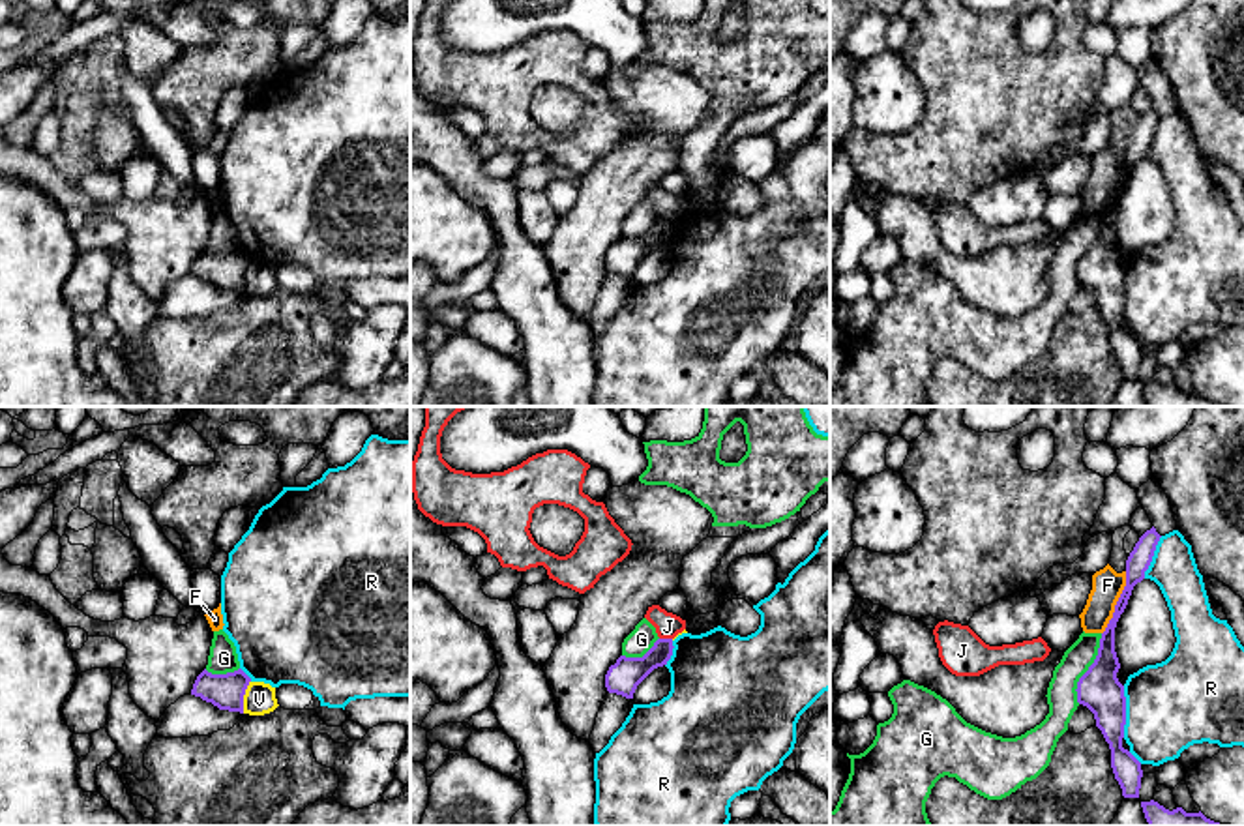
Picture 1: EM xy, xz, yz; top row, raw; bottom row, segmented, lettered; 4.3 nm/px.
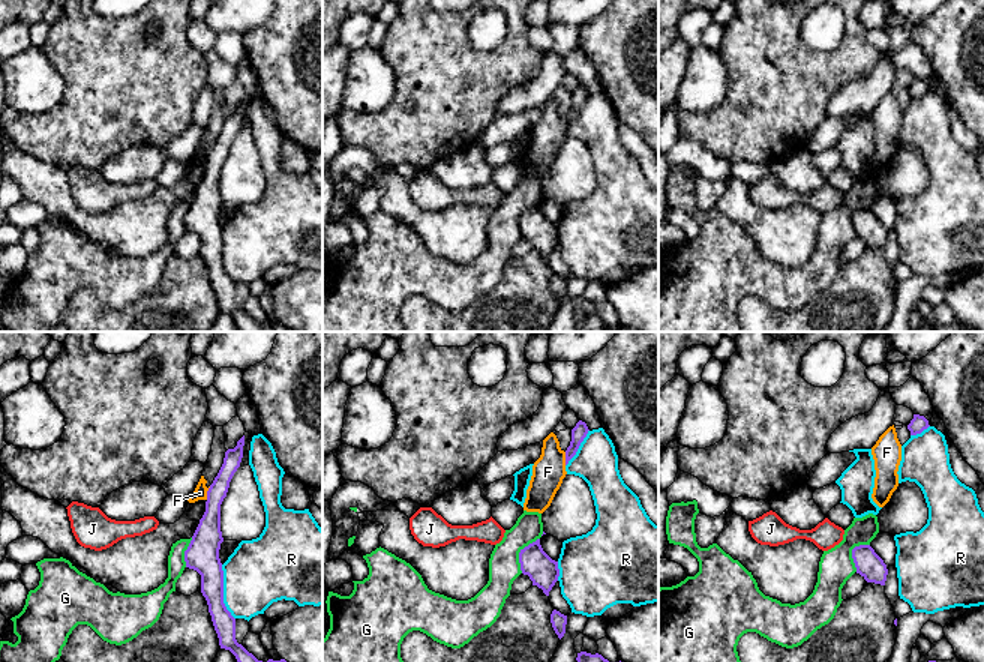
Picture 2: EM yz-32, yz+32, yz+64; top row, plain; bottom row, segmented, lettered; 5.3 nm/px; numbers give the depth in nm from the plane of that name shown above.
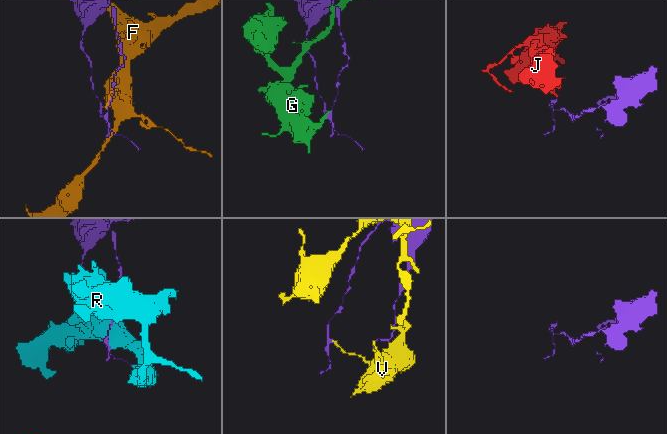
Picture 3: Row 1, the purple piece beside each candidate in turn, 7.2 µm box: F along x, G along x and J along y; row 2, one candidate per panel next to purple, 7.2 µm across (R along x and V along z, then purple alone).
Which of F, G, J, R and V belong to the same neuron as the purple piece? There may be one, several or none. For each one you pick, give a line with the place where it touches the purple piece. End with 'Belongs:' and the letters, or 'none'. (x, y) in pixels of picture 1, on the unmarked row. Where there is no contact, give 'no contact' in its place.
Belongs: none

